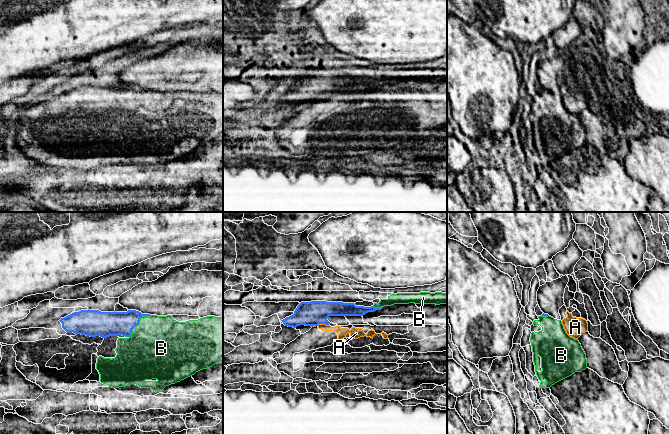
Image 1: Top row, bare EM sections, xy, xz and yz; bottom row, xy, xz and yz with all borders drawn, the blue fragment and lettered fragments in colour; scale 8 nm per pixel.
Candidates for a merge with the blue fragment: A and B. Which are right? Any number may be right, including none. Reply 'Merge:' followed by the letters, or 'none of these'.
Merge: B

